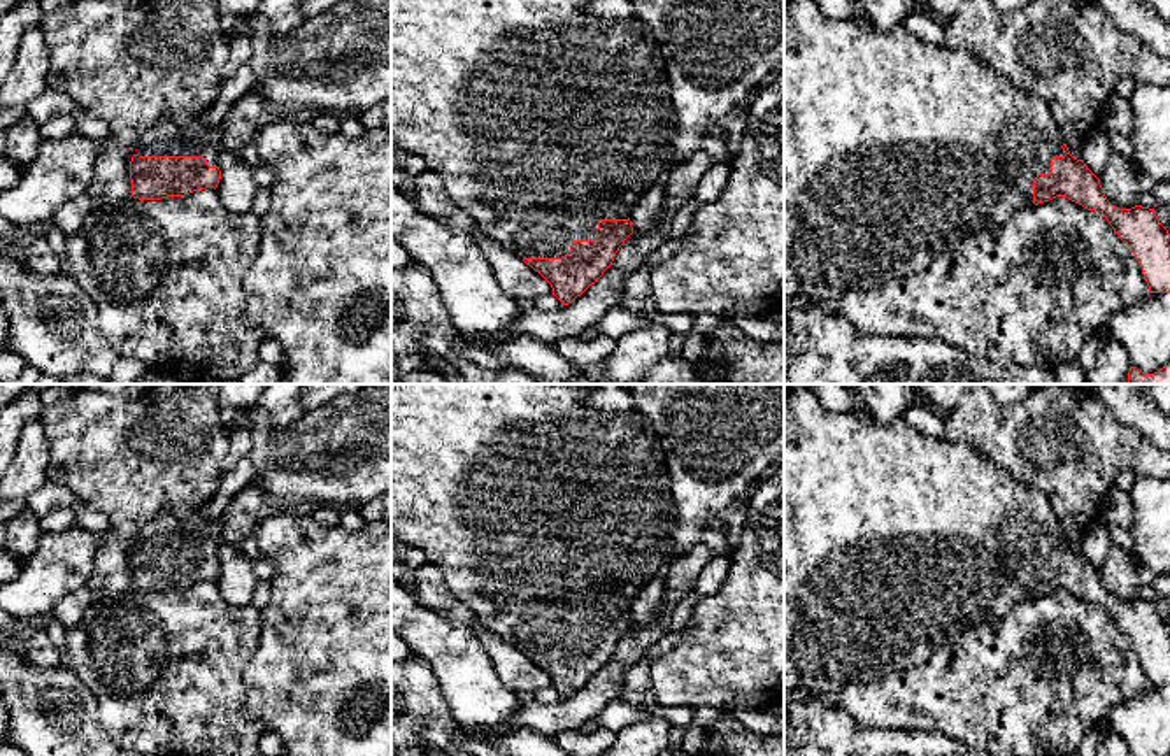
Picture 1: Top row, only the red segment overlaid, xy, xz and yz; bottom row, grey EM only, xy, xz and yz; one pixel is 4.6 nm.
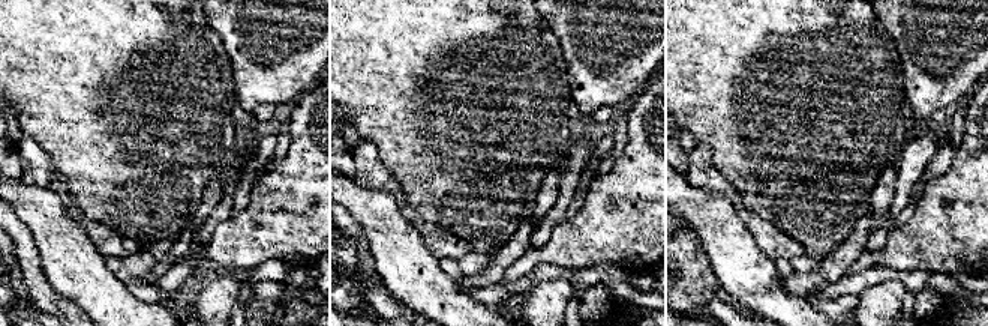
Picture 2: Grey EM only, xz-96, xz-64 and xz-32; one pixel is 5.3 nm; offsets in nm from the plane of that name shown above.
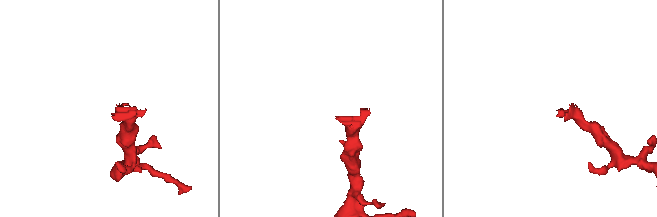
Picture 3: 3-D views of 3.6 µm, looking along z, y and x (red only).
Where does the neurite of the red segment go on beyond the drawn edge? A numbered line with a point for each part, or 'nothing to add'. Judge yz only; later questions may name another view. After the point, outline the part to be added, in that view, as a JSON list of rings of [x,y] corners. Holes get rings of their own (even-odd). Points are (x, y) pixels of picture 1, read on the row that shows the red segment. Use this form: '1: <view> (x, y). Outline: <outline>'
1: yz (895, 148). Outline: [[[784,0],[784,300],[807,295],[819,300],[840,300],[847,291],[865,291],[893,279],[905,279],[944,249],[958,247],[988,226],[1009,221],[1033,205],[1033,179],[1051,172],[1051,158],[1065,156],[1065,139],[1045,102],[1017,89],[1005,75],[965,49],[926,42],[902,25],[879,32],[861,14],[838,21],[826,18],[814,0]]]

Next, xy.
1: xy (169, 137). Outline: [[[203,114],[191,121],[161,119],[140,135],[139,156],[203,156],[209,167],[218,167],[223,146],[223,128],[209,128]]]

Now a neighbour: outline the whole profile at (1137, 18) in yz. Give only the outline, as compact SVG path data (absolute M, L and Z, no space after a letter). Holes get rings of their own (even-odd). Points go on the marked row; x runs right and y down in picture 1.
M1091 0L1121 32L1137 37L1147 49L1170 61L1170 23L1145 0Z

